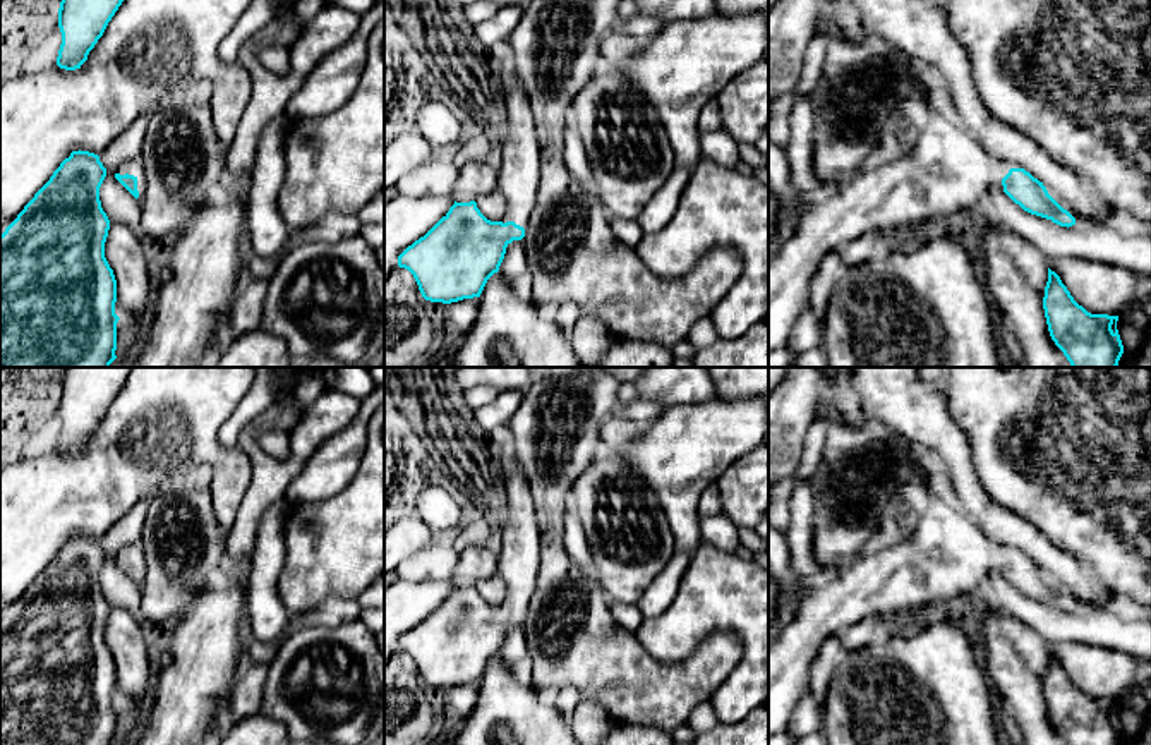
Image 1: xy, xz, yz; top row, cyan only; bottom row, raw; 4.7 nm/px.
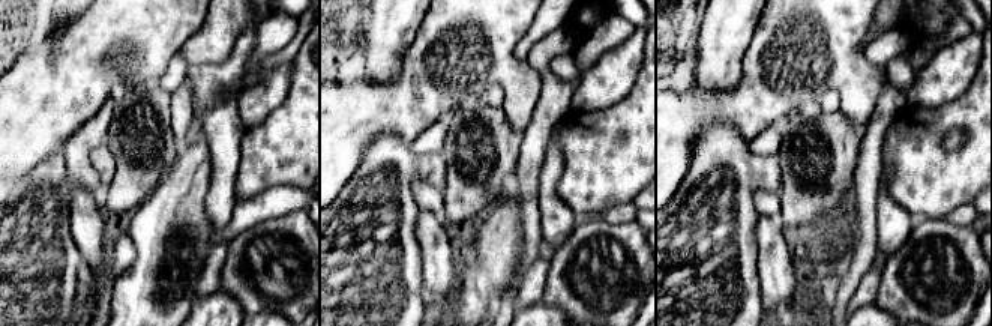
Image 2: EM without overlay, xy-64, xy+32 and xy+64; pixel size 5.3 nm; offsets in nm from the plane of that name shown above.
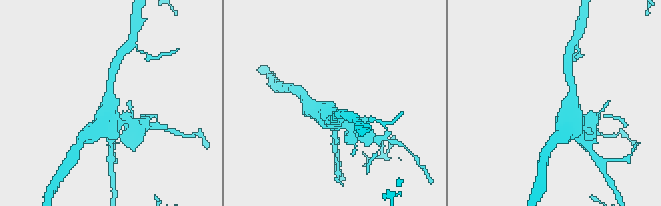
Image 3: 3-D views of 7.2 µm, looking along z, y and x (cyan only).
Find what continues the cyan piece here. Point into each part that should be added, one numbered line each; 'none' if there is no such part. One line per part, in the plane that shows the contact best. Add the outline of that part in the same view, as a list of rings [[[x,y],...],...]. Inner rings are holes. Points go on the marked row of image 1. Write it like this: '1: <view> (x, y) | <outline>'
1: xy (132, 167) | [[[136,158],[136,160],[129,160],[125,163],[122,163],[118,168],[117,168],[117,173],[120,175],[134,175],[137,179],[137,191],[139,191],[139,203],[144,199],[144,194],[146,194],[146,189],[148,189],[148,180],[146,180],[146,170],[144,170],[144,165],[141,161],[141,158]]]

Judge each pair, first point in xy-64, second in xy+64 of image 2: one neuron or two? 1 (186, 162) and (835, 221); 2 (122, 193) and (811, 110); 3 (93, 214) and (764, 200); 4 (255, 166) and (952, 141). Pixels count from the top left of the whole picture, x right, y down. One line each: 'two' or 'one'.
1: one
2: one
3: two
4: two

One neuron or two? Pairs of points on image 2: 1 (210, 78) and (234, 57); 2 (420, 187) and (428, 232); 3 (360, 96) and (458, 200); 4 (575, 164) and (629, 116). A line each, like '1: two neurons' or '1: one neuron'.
1: one neuron
2: two neurons
3: two neurons
4: one neuron

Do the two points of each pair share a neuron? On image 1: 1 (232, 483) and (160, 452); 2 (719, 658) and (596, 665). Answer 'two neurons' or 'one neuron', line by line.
1: one neuron
2: one neuron

